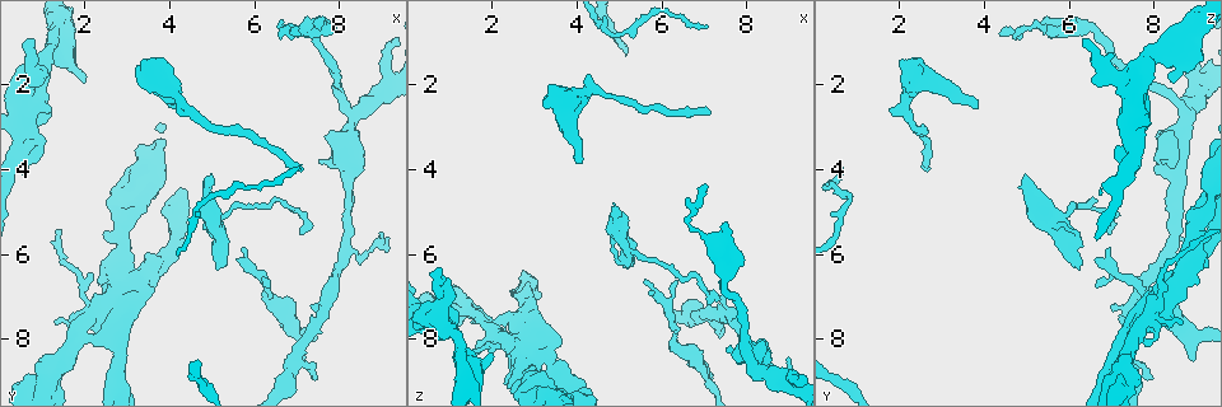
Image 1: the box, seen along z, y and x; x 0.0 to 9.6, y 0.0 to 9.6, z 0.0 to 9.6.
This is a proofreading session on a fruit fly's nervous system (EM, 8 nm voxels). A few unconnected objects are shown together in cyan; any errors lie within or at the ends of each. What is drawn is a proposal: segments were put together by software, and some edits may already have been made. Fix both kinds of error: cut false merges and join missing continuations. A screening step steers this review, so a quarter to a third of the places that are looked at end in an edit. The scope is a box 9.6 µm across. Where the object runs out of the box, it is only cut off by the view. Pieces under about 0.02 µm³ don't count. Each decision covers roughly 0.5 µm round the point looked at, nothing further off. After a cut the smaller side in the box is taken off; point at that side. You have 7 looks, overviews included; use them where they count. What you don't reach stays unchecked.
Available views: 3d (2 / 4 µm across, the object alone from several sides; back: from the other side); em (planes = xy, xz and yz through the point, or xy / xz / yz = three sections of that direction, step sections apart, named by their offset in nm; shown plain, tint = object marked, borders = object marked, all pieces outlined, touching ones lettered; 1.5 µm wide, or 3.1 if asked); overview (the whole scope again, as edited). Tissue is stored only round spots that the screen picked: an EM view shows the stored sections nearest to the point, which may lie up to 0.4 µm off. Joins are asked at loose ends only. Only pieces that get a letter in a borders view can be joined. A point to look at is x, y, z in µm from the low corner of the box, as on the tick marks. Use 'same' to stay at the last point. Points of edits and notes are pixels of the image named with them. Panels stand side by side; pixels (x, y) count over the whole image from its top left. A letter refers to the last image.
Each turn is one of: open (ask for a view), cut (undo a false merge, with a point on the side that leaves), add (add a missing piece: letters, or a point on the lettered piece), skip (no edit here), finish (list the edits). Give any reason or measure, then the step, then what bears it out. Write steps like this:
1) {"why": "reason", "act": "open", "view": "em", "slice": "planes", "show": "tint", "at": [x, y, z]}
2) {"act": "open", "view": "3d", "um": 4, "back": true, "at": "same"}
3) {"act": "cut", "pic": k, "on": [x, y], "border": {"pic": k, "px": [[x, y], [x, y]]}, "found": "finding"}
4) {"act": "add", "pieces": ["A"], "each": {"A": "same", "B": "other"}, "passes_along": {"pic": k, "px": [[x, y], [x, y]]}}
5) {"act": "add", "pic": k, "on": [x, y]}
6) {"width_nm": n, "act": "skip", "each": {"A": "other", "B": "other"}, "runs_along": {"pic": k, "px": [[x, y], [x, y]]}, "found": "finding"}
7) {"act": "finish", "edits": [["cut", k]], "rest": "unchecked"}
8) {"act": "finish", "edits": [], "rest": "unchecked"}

{"why": "touches itself", "act": "open", "view": "em", "slice": "yz", "step": 8, "show": "tint", "at": [1.85, 7.80, 7.60]}

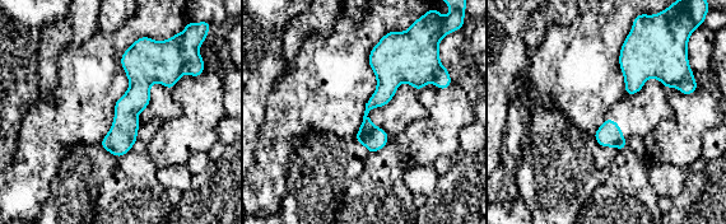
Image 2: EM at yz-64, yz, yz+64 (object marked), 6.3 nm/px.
{"act": "open", "view": "em", "slice": "planes", "show": "borders", "at": "same"}

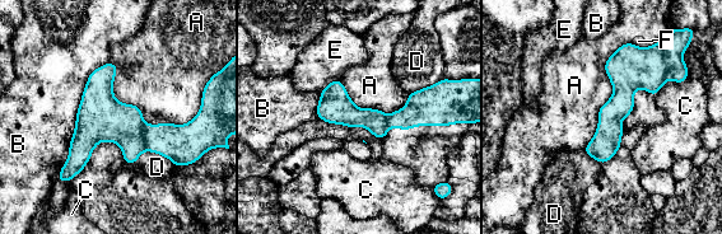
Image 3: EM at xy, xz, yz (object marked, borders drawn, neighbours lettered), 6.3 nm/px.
{"width_nm": 140, "act": "cut", "pic": 3, "on": [679, 40], "each": {"A": "other", "B": "other", "C": "other", "D": "other", "E": "other", "F": "other"}, "border": {"pic": 3, "px": [[665, 47], [665, 64], [669, 78]]}, "found": "a second cell is stuck on"}

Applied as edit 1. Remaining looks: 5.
{"act": "open", "view": "em", "slice": "planes", "show": "plain", "at": [7.35, 7.20, 7.00]}

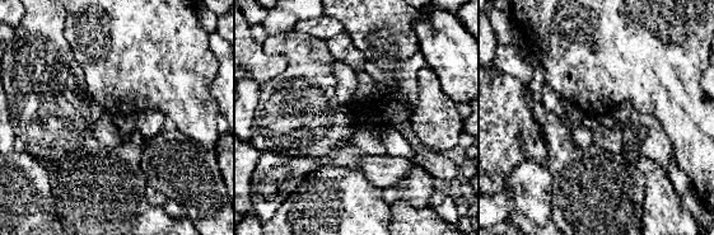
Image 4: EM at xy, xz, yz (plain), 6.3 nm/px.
{"act": "open", "view": "em", "slice": "planes", "show": "tint", "at": "same"}

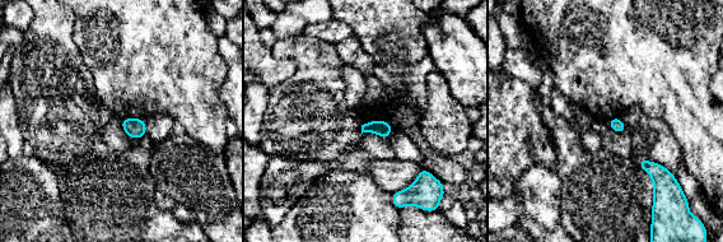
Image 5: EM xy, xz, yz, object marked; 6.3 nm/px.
{"act": "open", "view": "em", "slice": "planes", "show": "borders", "at": "same"}

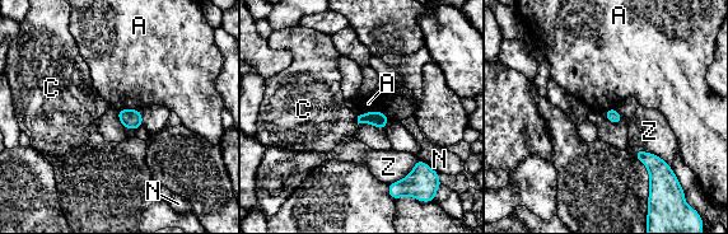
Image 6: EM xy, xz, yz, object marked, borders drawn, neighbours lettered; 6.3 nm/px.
{"longest_contact_nm": ["Z", 260], "act": "skip", "each": {"A": "other", "C": "other", "N": "other", "Z": "other"}, "border": {"pic": 6, "px": [[383, 111], [364, 111], [358, 116]]}, "found": "no lettered piece goes on from it"}

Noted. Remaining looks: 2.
{"act": "open", "view": "3d", "um": 2, "at": [4.95, 4.15, 5.00]}

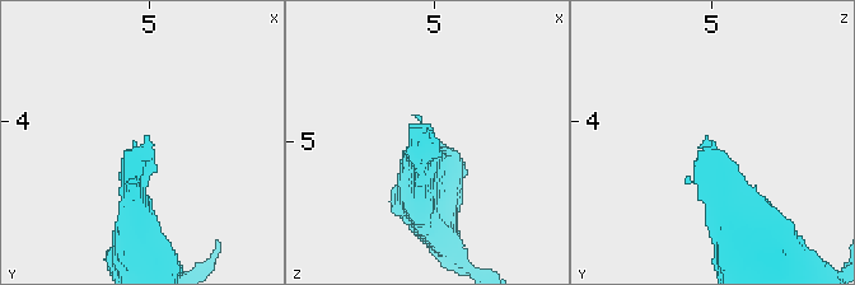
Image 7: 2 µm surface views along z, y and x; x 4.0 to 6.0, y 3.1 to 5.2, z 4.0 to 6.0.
{"why": "need the tissue", "act": "open", "view": "em", "slice": "planes", "show": "borders", "at": [4.98, 4.10, 4.98]}

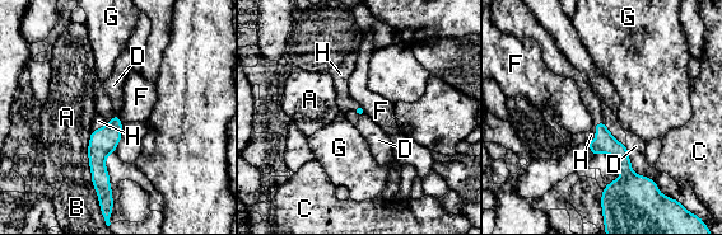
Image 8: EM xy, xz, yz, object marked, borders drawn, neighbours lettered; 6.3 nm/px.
{"act": "add", "pieces": ["H"], "each": {"A": "other", "B": "other", "C": "other", "D": "other", "F": "other", "G": "other", "H": "same"}, "found": "it goes on there"}

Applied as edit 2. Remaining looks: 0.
{"act": "finish", "edits": [["cut", 3], ["add", 8]], "rest": "unchecked"}

